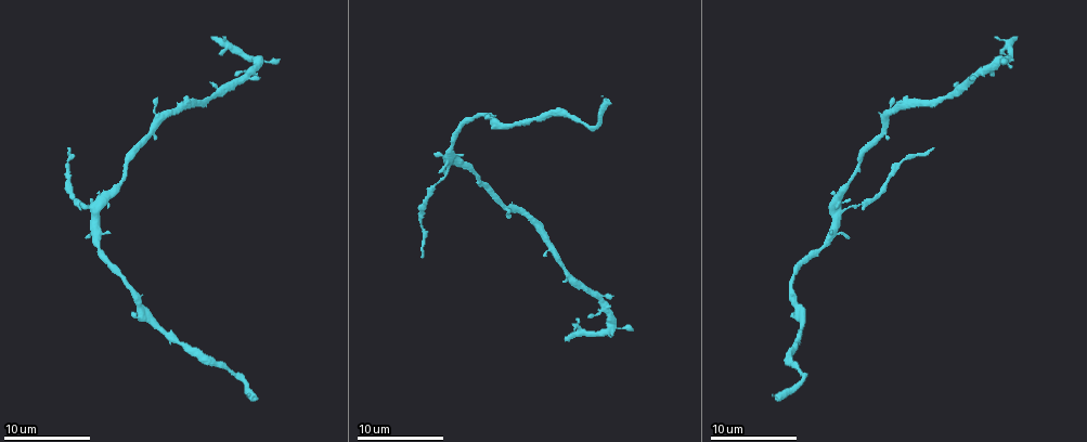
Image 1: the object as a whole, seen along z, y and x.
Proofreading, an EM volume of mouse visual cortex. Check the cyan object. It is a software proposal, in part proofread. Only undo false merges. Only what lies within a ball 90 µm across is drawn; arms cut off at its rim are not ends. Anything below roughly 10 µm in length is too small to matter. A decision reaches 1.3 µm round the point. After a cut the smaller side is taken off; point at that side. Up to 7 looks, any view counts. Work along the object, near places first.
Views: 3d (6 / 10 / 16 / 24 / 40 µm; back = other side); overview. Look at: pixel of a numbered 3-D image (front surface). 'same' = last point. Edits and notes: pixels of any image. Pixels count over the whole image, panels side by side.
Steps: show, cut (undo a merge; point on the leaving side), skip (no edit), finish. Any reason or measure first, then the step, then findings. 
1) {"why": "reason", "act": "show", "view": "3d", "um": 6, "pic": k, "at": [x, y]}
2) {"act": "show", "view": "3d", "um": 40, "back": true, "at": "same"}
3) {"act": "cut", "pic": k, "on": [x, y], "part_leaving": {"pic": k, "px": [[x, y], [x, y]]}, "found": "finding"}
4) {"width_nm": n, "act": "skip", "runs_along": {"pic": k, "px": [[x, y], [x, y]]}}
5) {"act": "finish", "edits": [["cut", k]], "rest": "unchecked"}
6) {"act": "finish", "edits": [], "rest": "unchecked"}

{"why": "thick turns thin", "act": "show", "view": "3d", "um": 16, "pic": 1, "at": [69, 172]}

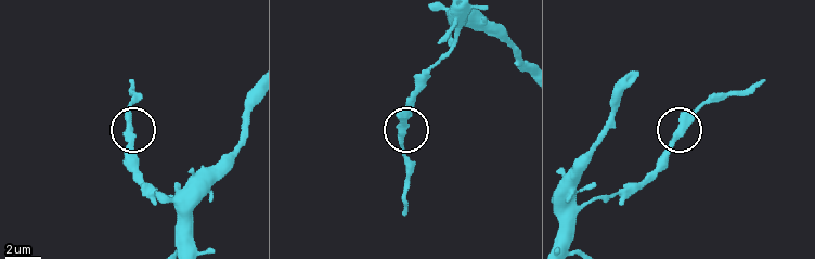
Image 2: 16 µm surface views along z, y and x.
{"act": "skip", "found": "one neuron here"}

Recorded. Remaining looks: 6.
{"act": "show", "view": "3d", "um": 10, "pic": 1, "at": [840, 212]}

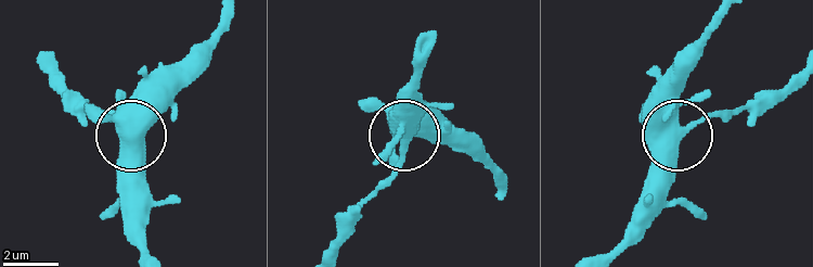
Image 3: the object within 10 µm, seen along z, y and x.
{"act": "skip", "found": "one neuron here"}

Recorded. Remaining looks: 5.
{"why": "sudden change in width", "act": "show", "view": "3d", "um": 10, "pic": 1, "at": [149, 318]}

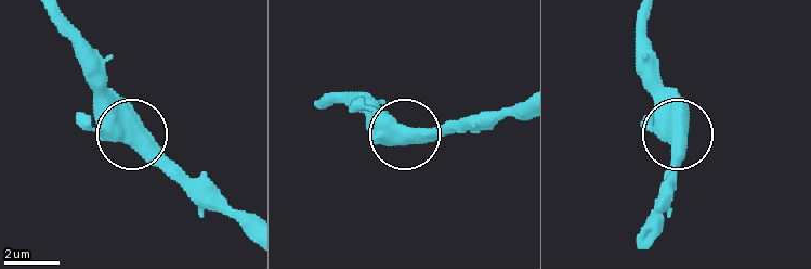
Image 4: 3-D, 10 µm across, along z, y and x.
{"width_nm": 630, "act": "skip", "runs_along": {"pic": 4, "px": [[49, 16], [72, 43], [102, 106], [197, 203]]}, "found": "all the same neuron"}

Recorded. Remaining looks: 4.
{"act": "finish", "edits": [], "rest": "unchecked"}

